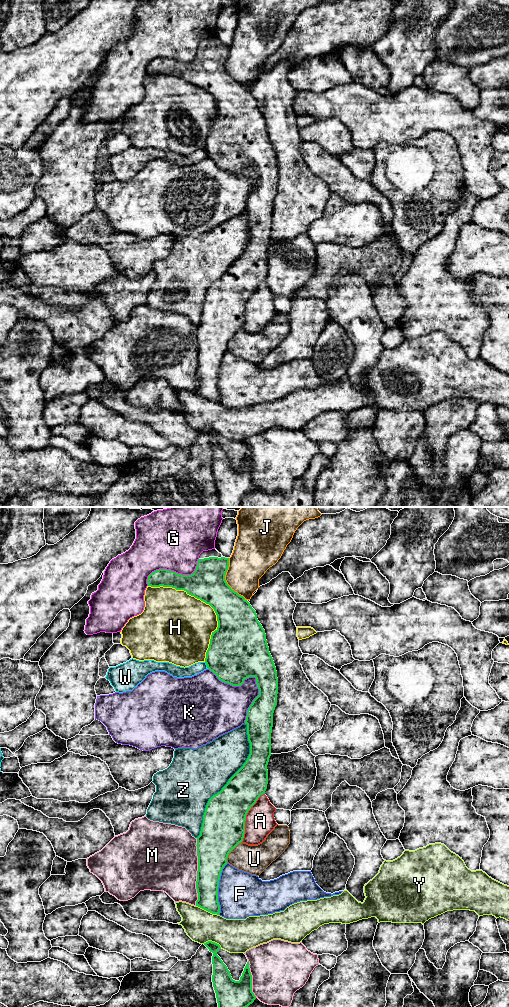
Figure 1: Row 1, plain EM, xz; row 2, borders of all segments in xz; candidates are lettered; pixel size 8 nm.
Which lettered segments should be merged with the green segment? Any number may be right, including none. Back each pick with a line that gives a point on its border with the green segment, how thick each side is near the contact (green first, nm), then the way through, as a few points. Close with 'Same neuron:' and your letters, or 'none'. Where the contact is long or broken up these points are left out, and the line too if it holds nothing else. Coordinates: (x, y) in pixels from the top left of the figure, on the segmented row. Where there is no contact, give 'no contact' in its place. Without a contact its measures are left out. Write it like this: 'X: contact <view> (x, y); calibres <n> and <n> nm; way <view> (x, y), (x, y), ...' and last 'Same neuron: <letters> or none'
Same neuron: none

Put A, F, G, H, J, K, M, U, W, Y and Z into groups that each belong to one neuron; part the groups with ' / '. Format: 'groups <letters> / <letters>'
groups A / F / G / H / J / K / M / U / W / Y / Z

